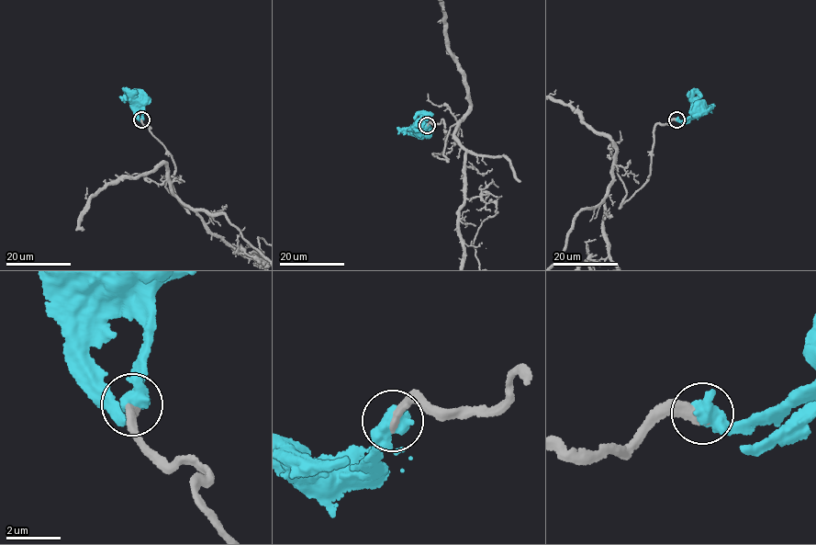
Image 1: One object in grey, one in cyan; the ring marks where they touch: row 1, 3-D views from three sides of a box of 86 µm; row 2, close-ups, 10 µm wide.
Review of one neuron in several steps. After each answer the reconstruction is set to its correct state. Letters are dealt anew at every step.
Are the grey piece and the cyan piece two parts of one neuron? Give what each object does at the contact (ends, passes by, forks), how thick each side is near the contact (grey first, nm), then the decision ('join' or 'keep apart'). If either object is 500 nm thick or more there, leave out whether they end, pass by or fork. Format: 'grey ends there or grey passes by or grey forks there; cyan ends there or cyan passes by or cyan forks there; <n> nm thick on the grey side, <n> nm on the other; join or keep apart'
360 nm thick on the grey side, 750 nm on the other; keep apart

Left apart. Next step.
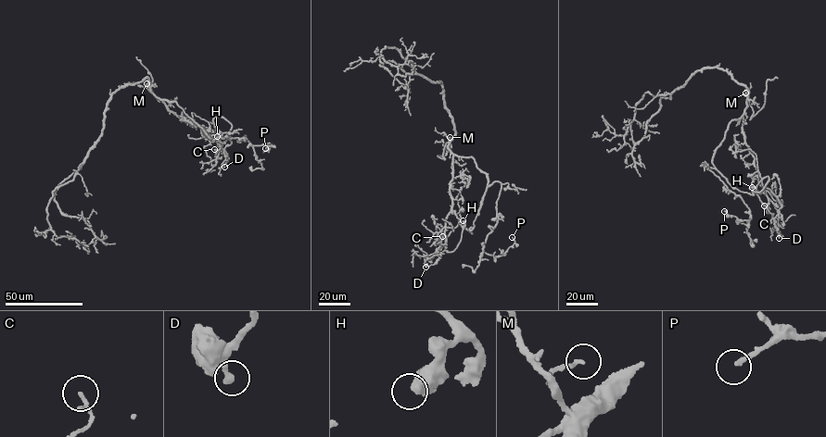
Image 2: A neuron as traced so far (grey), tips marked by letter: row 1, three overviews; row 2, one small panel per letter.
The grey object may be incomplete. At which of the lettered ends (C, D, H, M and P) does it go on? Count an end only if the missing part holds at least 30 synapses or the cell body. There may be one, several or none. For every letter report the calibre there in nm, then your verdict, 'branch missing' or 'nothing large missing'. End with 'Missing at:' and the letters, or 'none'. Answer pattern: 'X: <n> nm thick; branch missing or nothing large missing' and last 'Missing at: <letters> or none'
C: 160 nm thick; nothing large missing
D: 280 nm thick; nothing large missing
H: 650 nm thick; nothing large missing
M: 130 nm thick; nothing large missing
P: 200 nm thick; nothing large missing
Missing at: none

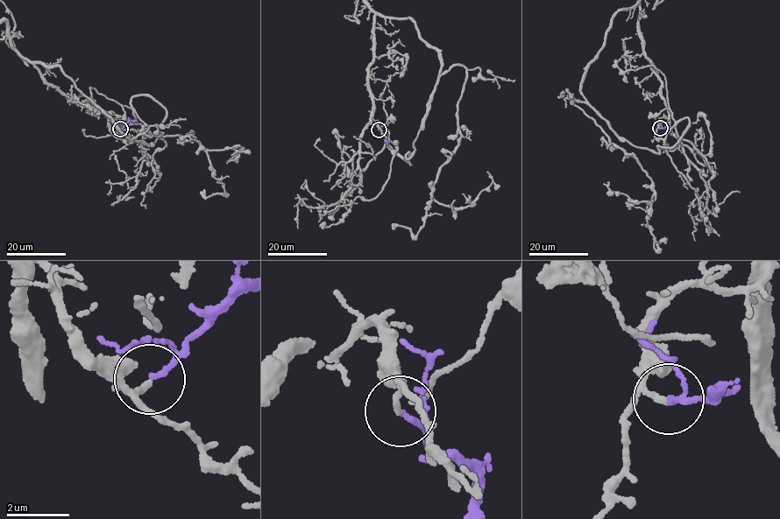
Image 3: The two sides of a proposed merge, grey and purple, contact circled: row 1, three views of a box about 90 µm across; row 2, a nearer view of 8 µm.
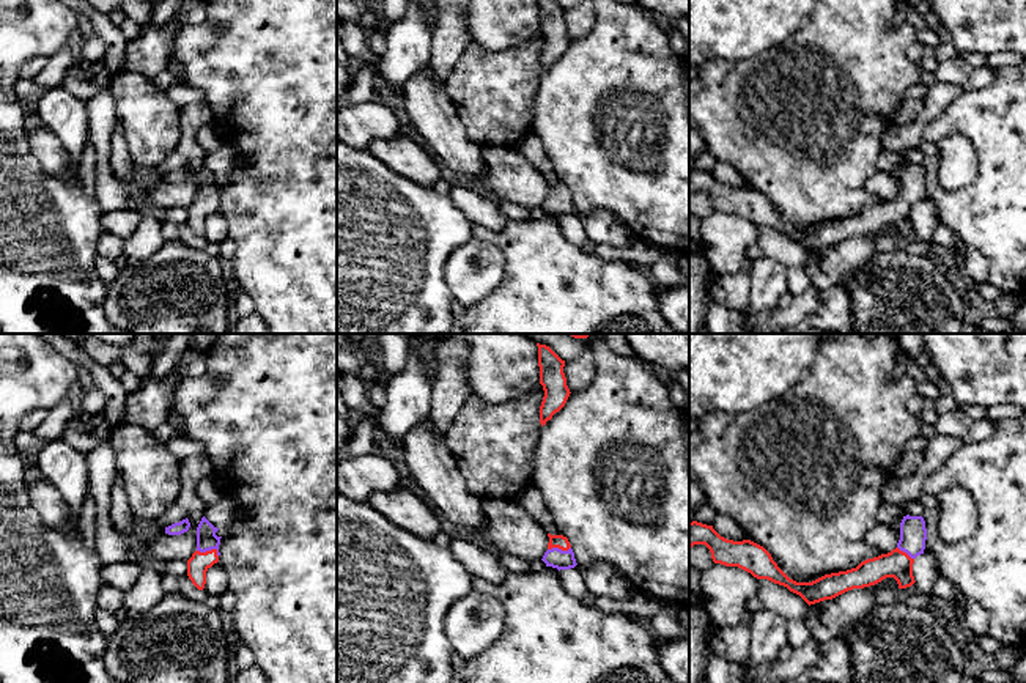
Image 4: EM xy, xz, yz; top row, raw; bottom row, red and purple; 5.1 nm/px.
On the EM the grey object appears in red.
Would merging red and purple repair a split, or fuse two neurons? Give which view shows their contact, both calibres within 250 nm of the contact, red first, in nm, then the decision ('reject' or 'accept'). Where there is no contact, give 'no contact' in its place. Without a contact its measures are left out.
meets red in xy; 110 nm thick on the red side, 110 nm on the other; accept

